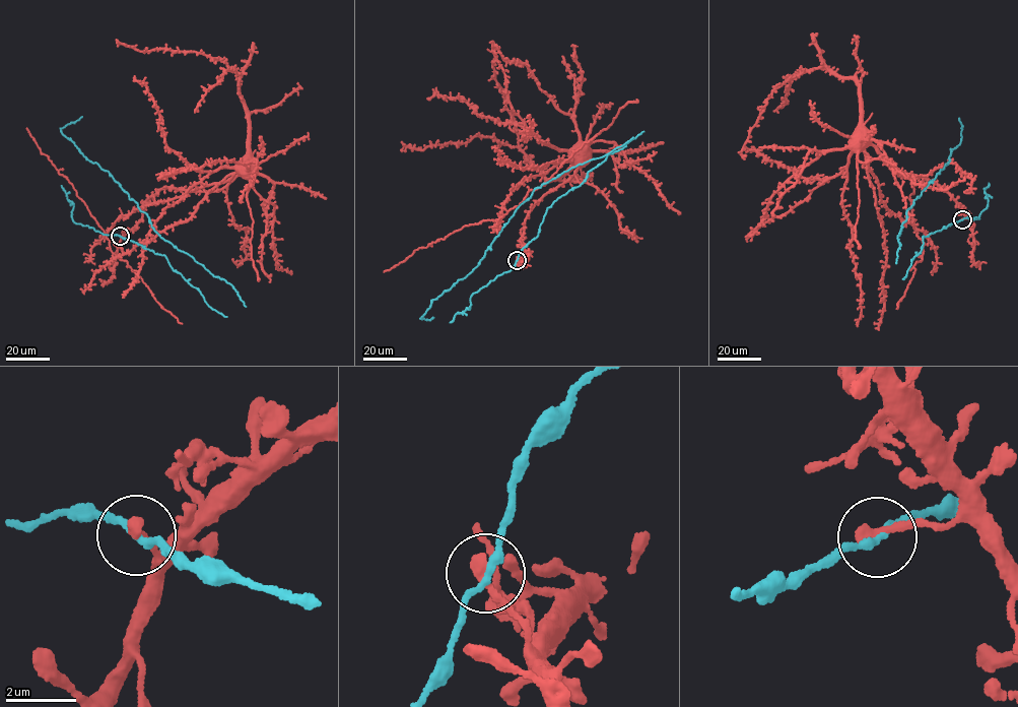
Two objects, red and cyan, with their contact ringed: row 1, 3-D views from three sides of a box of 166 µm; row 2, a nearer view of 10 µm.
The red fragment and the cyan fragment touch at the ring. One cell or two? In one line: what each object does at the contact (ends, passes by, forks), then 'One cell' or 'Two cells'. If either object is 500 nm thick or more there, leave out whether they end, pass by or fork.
At the ring red ends. At the ring cyan passes by. One cell

